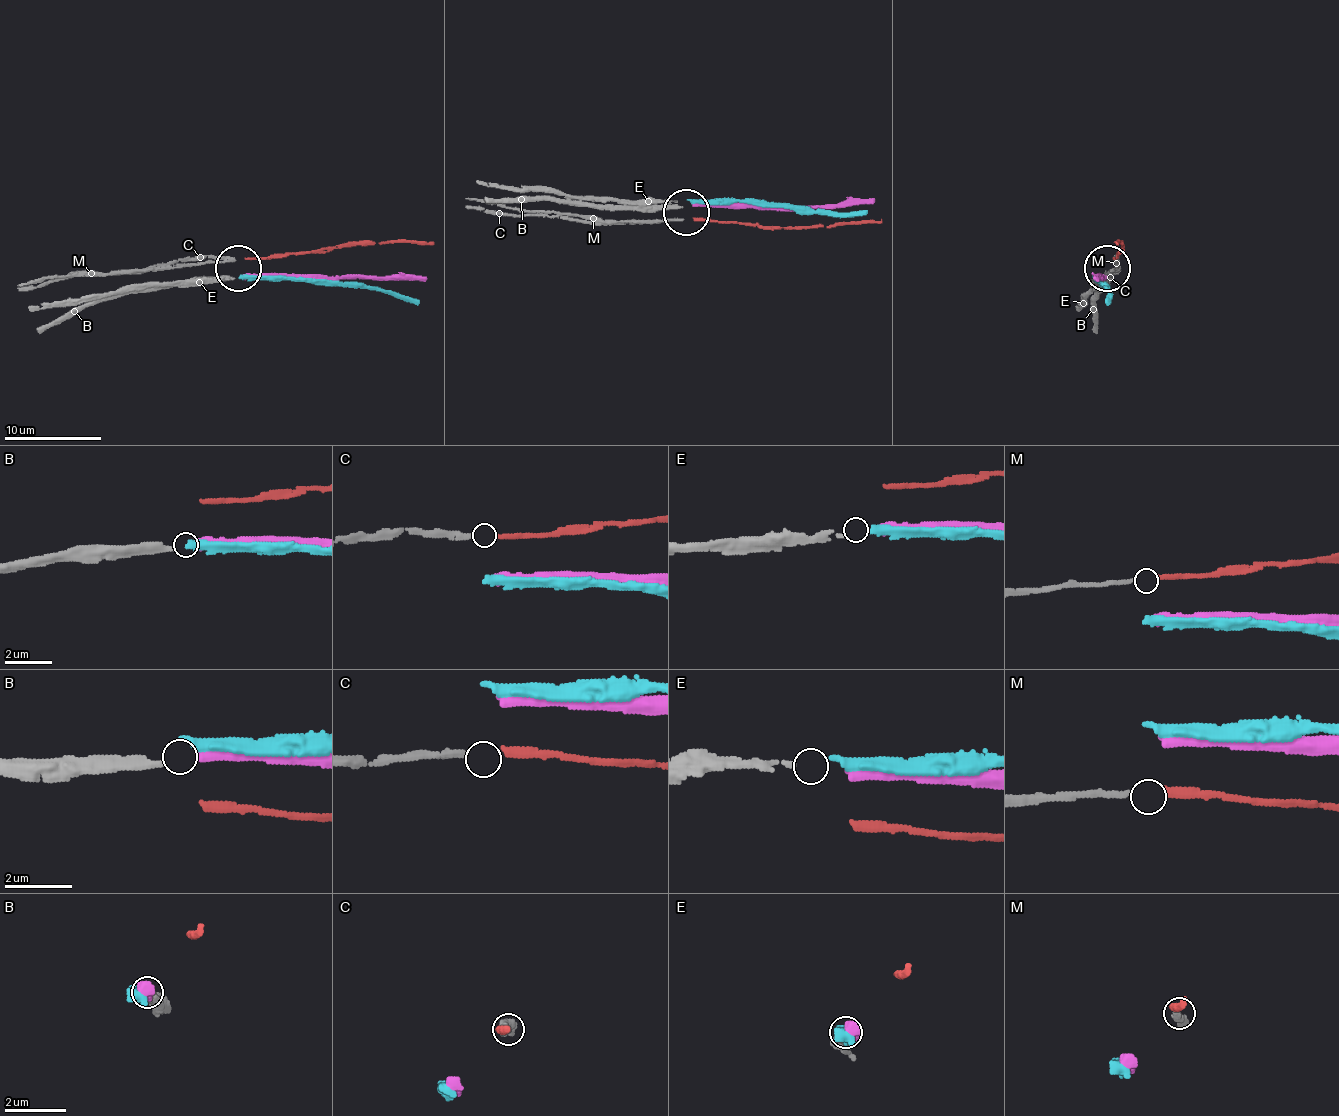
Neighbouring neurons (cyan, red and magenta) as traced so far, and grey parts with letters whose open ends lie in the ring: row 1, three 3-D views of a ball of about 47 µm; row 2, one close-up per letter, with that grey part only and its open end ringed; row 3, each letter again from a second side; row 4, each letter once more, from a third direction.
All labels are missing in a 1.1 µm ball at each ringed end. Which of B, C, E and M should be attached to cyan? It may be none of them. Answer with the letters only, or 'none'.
E

